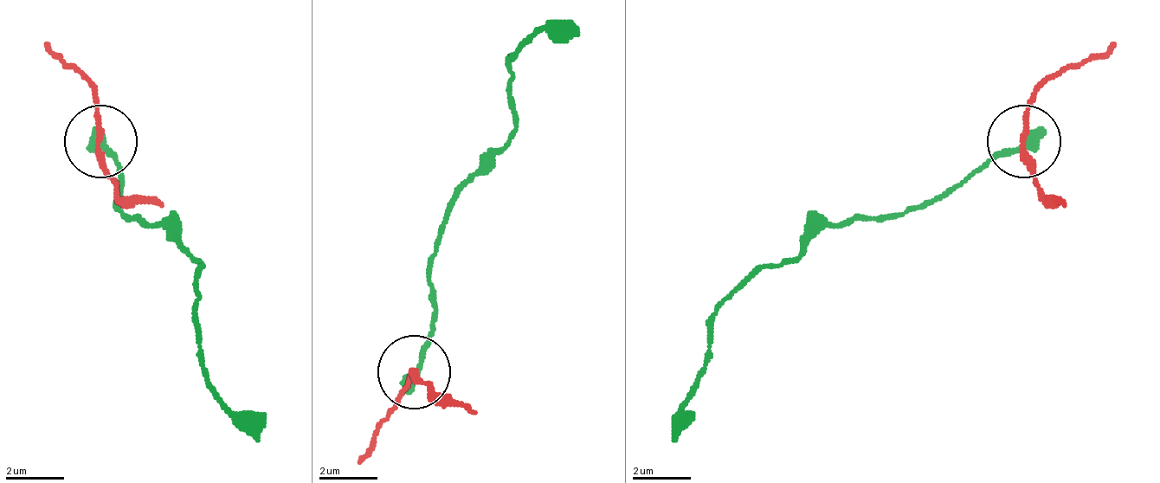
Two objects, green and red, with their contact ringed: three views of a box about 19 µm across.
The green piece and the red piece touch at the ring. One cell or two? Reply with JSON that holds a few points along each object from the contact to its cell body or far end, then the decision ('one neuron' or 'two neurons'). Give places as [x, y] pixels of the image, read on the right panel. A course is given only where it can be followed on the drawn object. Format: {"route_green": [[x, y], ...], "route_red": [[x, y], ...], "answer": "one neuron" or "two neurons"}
{"route_green": [[1026, 143], [908, 209], [850, 216], [791, 260], [762, 267], [711, 318], [703, 377], [674, 443]], "route_red": [[1026, 143], [1033, 99], [1113, 41]], "answer": "two neurons"}

